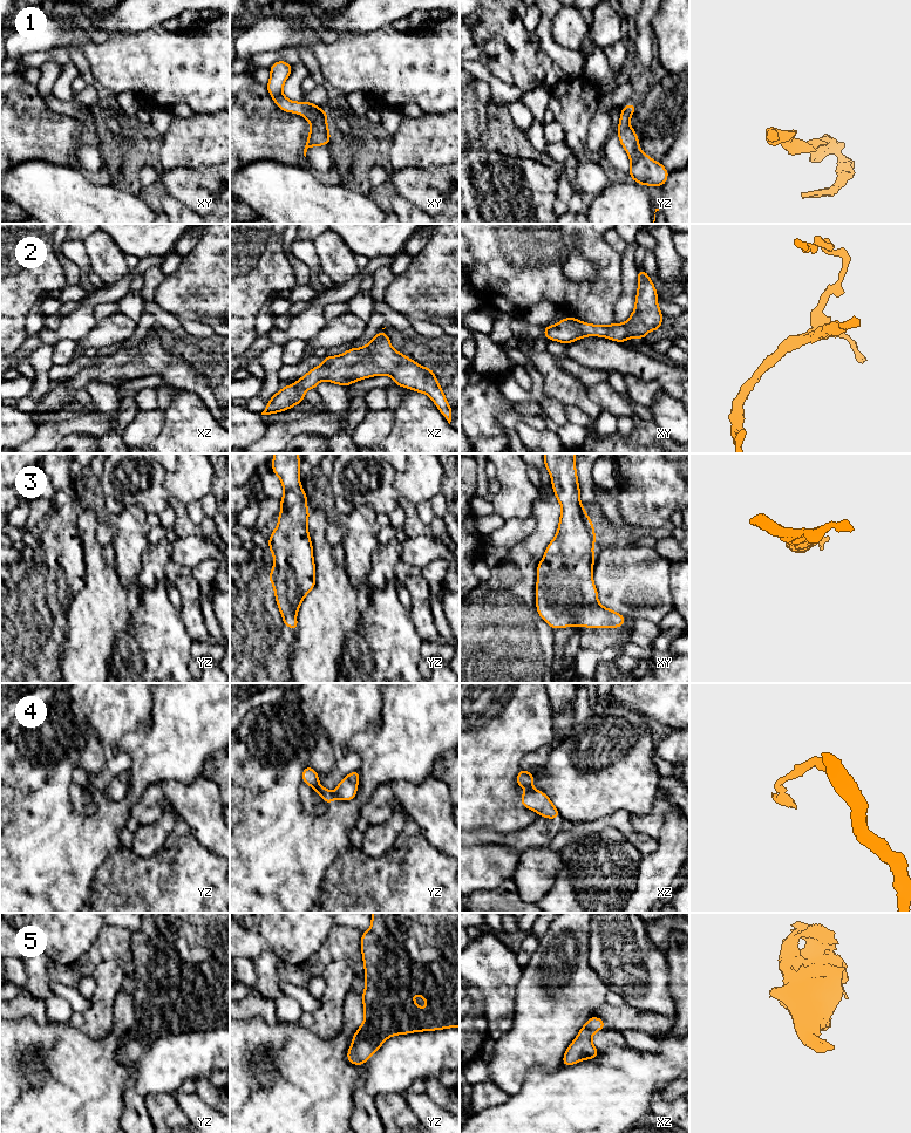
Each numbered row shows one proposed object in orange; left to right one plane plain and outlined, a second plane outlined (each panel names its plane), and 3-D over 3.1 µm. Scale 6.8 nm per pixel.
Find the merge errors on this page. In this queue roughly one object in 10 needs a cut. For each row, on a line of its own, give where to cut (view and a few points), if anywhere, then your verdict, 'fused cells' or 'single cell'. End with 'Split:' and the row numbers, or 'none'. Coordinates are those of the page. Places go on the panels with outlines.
1: cut none; single cell
2: cut none; single cell
3: cut none; single cell
4: cut yz (333, 793), (335, 798); fused cells
5: cut none; single cell
Split: 4

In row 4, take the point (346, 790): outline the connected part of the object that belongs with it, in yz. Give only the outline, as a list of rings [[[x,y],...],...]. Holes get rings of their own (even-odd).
[[[353,771],[346,776],[336,786],[334,796],[335,799],[349,801],[354,799],[358,791],[360,771]]]

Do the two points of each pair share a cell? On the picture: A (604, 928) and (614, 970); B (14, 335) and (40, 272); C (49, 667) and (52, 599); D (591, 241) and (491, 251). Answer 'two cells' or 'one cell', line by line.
A: one cell
B: one cell
C: one cell
D: one cell

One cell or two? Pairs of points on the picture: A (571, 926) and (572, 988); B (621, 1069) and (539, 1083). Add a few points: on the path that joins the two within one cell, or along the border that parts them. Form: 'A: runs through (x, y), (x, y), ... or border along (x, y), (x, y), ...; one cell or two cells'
A: runs through (573, 941), (573, 960), (578, 967), (573, 973); one cell
B: runs through (602, 1083), (559, 1083); one cell

